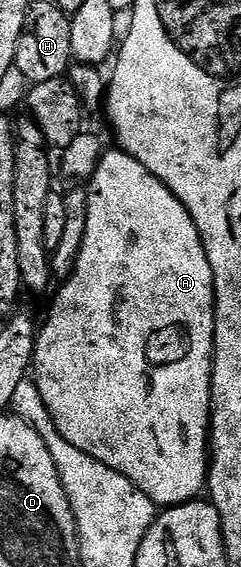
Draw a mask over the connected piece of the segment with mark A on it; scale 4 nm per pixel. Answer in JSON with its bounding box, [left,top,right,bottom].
[34,147,216,507]

